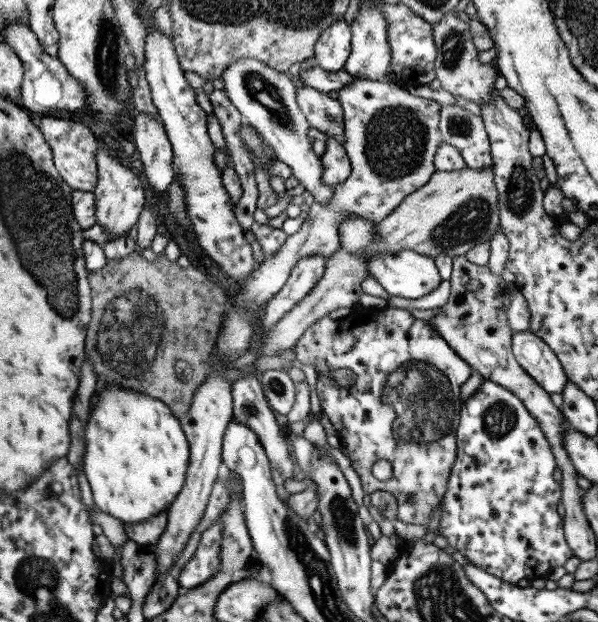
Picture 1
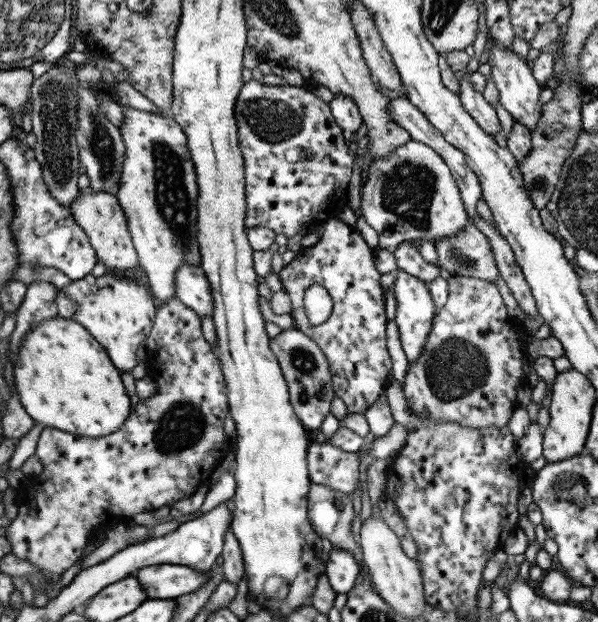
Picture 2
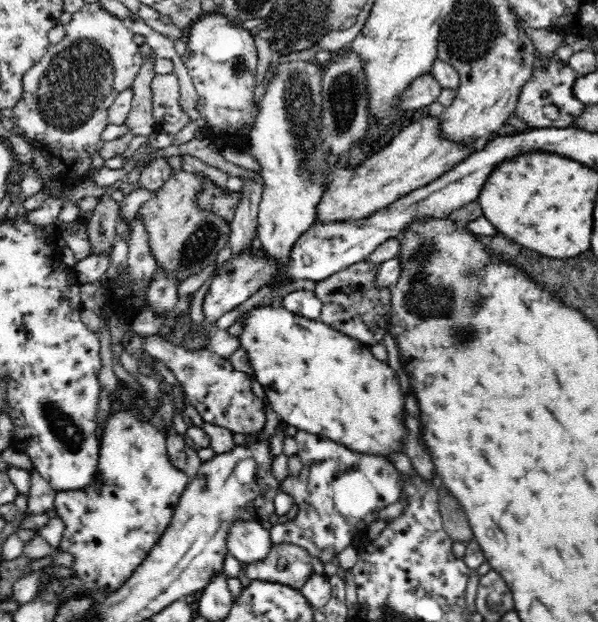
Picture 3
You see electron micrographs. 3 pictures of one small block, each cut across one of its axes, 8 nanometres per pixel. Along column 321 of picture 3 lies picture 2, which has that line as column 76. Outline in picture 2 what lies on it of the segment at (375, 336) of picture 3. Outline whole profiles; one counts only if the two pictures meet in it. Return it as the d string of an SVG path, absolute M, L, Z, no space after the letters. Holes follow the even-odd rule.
M112 273L94 277L91 274L83 276L79 280L70 281L61 291L73 301L77 301L77 310L73 312L71 319L81 324L87 332L98 342L100 348L107 354L113 366L119 373L131 372L138 360L135 360L135 352L139 342L143 342L151 330L156 310L156 301L149 289L139 285L131 279L116 277Z

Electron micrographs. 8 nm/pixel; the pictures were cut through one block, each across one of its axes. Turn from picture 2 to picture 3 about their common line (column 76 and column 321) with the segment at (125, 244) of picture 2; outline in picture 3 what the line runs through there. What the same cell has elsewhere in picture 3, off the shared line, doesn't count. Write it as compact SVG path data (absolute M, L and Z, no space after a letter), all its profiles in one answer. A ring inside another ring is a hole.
M422 118L404 127L388 146L368 157L362 164L339 167L338 172L330 176L330 184L322 194L314 223L370 218L405 194L440 178L444 172L470 156L470 153L484 148L488 142L479 141L469 150L448 140L441 140L440 134L440 119Z

